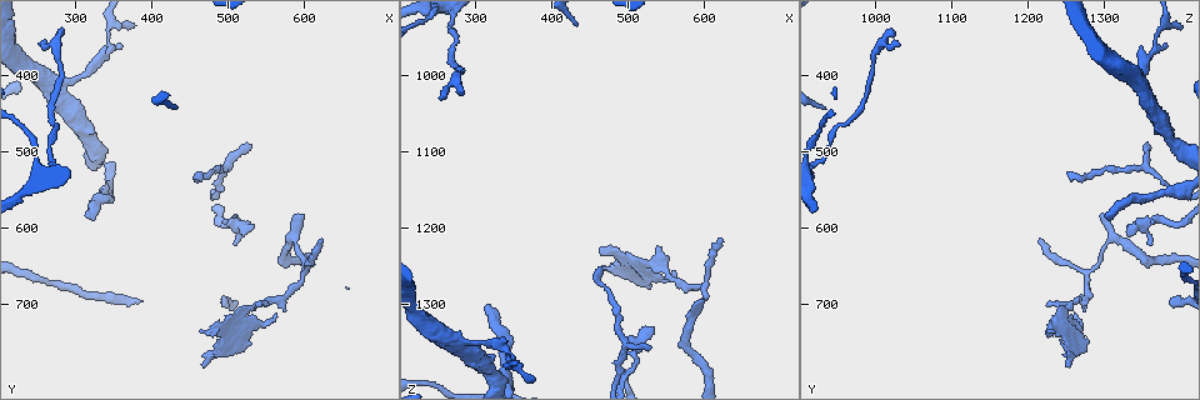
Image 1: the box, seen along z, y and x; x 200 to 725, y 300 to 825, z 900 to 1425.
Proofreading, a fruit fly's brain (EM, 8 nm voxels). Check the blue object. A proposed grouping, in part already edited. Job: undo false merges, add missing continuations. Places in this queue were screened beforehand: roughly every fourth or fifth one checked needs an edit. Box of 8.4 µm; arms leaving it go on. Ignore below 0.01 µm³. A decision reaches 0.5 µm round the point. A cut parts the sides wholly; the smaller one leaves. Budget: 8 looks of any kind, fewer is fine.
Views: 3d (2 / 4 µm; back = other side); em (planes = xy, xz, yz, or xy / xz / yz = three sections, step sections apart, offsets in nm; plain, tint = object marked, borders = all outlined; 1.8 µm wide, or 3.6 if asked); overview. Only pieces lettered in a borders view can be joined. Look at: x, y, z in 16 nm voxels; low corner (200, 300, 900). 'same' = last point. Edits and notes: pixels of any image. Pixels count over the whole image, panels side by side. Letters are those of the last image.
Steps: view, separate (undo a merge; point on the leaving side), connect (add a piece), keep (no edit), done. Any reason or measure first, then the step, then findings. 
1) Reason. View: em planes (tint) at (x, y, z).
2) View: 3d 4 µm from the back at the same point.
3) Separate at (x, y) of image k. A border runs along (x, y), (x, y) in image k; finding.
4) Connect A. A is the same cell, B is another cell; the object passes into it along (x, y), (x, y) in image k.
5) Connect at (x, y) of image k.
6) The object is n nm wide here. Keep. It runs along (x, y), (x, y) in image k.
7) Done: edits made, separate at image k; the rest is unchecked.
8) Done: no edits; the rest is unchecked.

An open end. View: em planes (tint) at (325, 590, 1310).

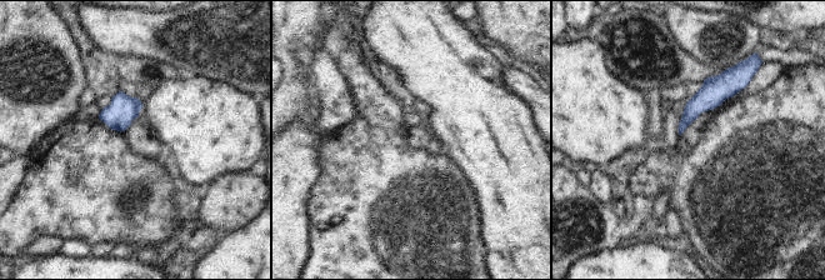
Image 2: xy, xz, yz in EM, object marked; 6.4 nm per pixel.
View: em planes (borders) at the same point.

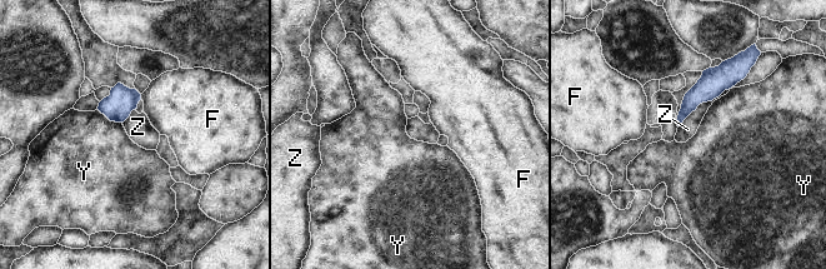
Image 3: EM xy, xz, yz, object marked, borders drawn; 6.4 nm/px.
Keep. F, Y and Z are other cells; a border runs along (750, 69), (679, 126) in image 3; no lettered piece goes on from it.

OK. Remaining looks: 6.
Thin end. View: em yz step 16 (borders) at (525, 490, 1360).

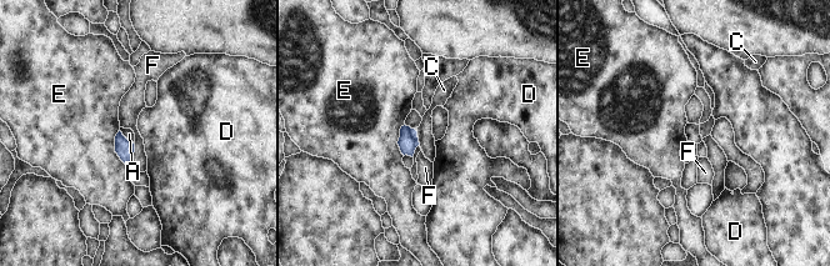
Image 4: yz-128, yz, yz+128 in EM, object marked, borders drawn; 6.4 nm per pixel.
View: em planes (borders) at the same point.

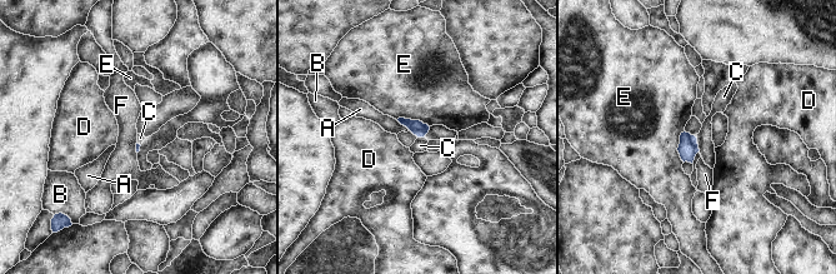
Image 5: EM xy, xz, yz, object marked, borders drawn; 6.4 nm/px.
Keep. A, B, C, D, E and F are other cells; none of them fits.

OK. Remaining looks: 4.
Arms run side by side. View: 3d 2 µm from the back at (540, 705, 1250).

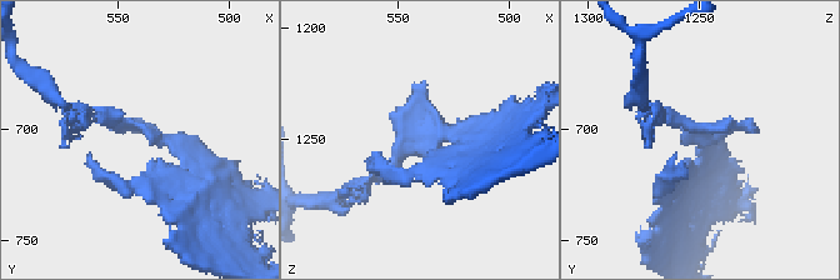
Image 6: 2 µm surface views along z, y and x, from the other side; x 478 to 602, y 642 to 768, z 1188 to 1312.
Need the tissue. View: em planes (plain) at (535, 703, 1253).

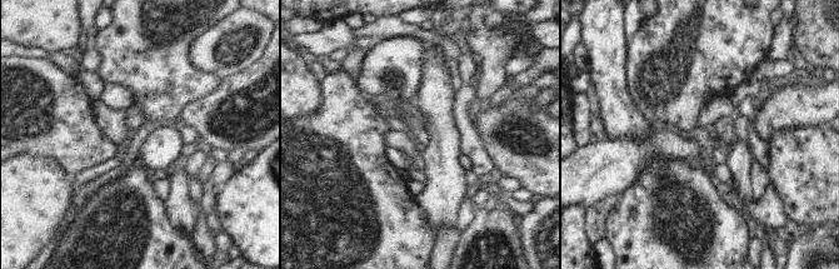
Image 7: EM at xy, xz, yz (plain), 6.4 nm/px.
See the neighbours. View: em planes (borders) at the same point.

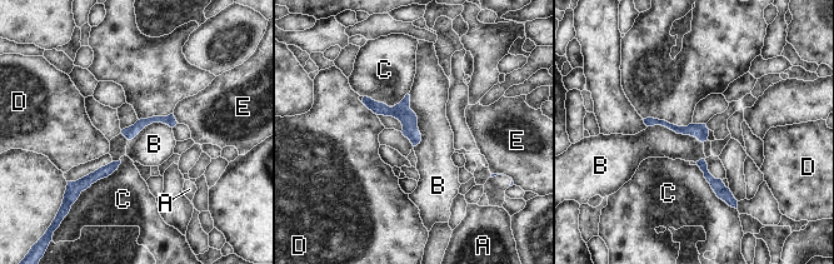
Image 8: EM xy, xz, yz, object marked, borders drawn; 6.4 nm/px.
Keep. A, B, C, D and E are other cells; a border runs along (648, 125), (664, 125), (703, 143) in image 8; one cell here.

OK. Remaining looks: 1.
Done: no edits; the rest is unchecked.

